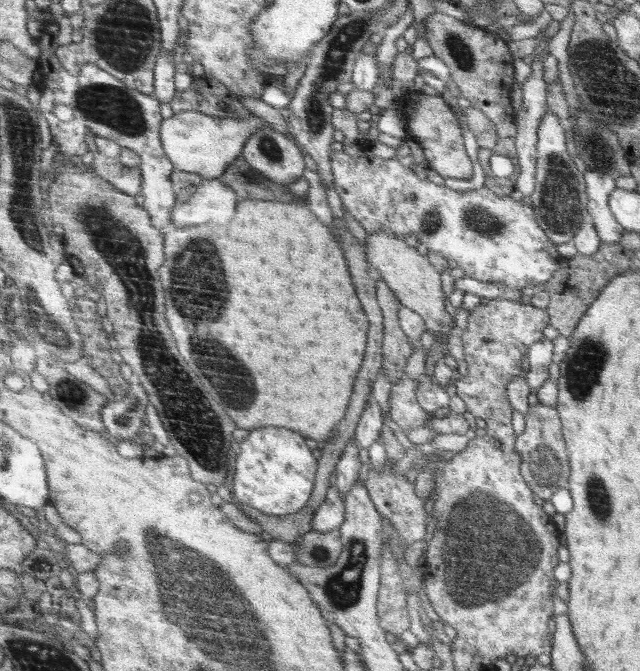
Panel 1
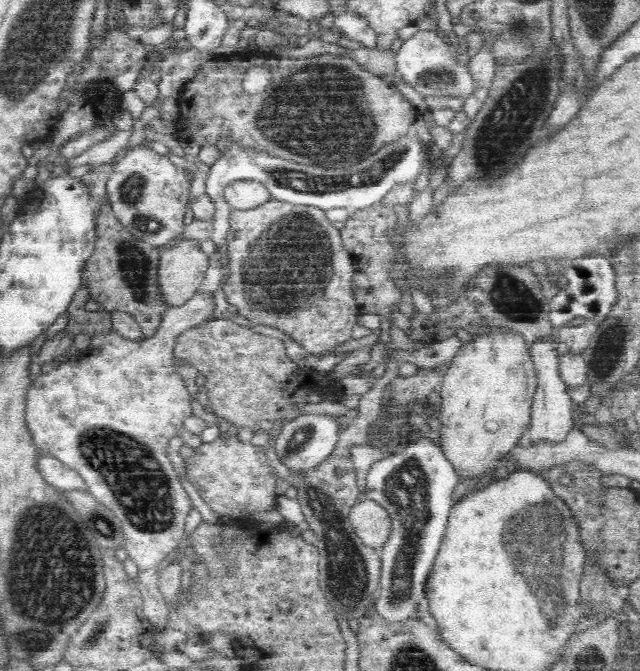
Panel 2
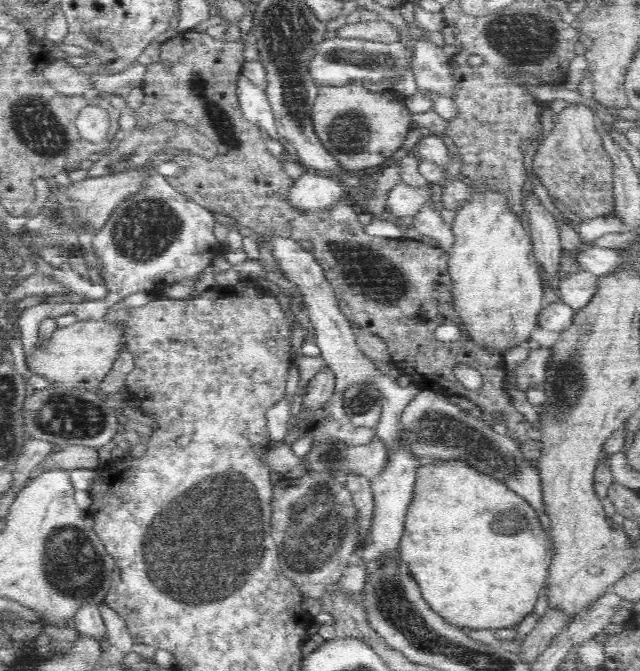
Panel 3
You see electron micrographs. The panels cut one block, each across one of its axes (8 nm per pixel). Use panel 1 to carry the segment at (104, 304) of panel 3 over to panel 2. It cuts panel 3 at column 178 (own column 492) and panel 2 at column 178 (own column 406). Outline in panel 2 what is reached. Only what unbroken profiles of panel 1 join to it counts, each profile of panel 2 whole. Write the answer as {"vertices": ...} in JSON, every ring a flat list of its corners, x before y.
{"vertices":[[145,146,127,150,126,154,115,164,107,182,108,204,116,219,137,239,152,246,168,245,176,236,183,234,184,216,190,206,190,184,186,170,176,167,166,155,159,155]]}

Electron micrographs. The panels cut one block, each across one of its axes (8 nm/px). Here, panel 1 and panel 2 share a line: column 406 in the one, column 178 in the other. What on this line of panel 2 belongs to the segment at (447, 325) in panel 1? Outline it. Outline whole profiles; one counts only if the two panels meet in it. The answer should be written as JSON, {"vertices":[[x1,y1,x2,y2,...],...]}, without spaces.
{"vertices":[[183,240,169,247,159,260,159,288,163,300,172,308,192,298,210,266,210,256,200,250,199,244,195,240]]}

